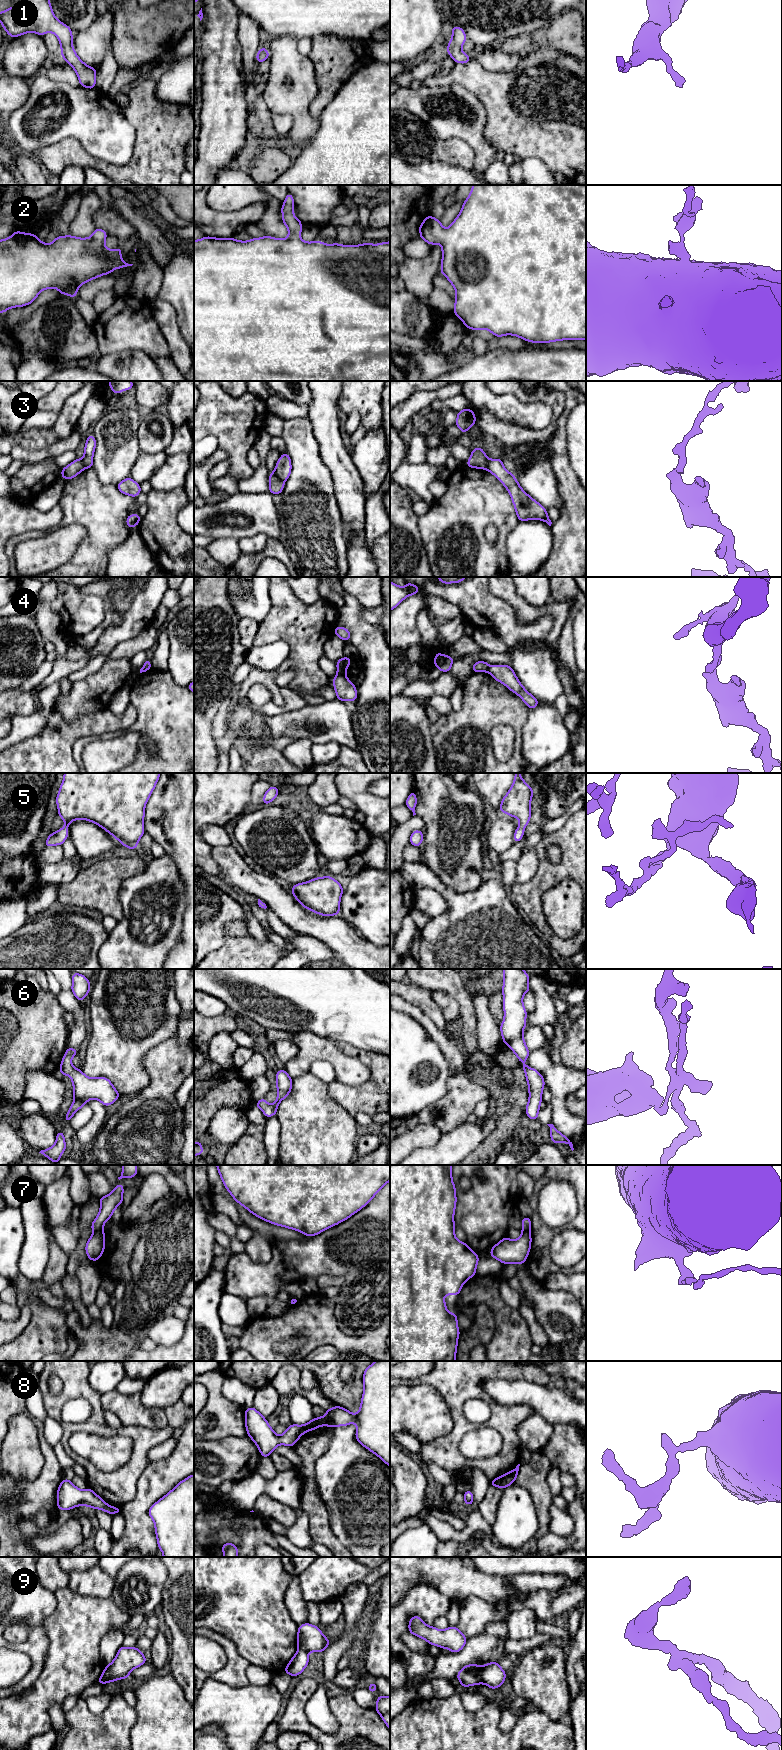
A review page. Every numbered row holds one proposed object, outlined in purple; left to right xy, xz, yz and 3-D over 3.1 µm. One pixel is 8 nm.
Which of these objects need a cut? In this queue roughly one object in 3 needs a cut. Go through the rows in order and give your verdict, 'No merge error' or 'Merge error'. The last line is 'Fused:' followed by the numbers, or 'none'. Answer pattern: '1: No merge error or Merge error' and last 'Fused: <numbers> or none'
1: No merge error
2: No merge error
3: Merge error
4: Merge error
5: No merge error
6: No merge error
7: Merge error
8: No merge error
9: Merge error
Fused: 3, 4, 7, 9

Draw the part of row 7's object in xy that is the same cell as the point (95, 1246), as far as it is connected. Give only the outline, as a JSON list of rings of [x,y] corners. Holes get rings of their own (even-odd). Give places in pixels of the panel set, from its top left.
[[[95,1231],[86,1243],[85,1250],[87,1258],[94,1261],[99,1260],[105,1249],[104,1231]]]

